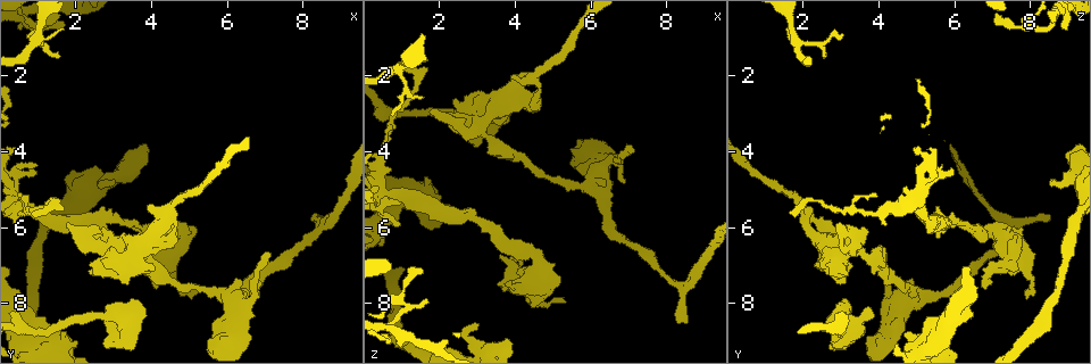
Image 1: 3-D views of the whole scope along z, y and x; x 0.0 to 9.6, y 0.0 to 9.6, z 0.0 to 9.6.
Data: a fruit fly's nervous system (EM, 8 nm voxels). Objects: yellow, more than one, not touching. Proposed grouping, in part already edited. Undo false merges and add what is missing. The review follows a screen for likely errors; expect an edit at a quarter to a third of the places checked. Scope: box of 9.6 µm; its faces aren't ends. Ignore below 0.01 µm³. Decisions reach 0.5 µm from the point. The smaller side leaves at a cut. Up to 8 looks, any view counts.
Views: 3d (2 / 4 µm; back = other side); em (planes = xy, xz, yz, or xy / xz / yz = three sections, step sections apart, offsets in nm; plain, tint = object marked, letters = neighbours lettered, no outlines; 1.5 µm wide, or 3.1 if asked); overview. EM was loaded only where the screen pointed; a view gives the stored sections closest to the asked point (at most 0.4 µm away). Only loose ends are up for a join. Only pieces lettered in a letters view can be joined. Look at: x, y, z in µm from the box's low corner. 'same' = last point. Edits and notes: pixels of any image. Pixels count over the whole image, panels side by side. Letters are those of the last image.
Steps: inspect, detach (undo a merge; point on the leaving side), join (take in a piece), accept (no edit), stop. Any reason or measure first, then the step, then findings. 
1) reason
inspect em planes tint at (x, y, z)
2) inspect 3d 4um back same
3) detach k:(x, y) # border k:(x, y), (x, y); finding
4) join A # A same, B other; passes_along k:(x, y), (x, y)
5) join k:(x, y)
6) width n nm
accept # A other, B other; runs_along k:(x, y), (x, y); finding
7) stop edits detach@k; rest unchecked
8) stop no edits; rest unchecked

free end
inspect 3d 2um at (8.45, 5.75, 8.60)

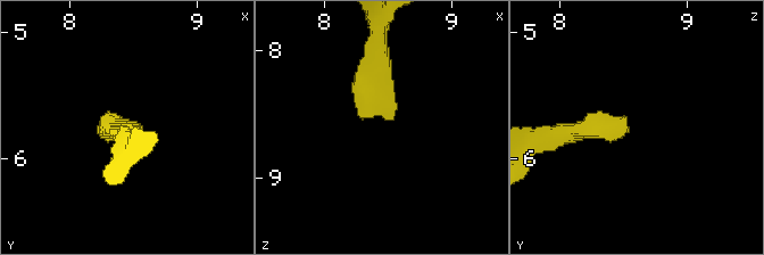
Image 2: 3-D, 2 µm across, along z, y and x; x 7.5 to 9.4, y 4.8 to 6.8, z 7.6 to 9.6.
inspect em yz step 4 tint at (8.50, 5.78, 8.54)

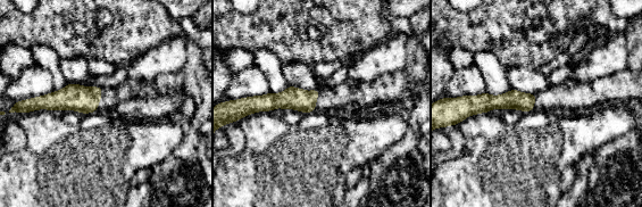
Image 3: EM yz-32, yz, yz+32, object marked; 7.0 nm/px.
inspect em planes letters same

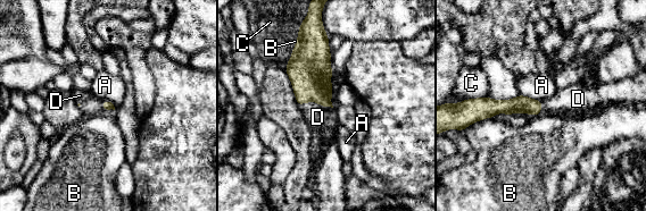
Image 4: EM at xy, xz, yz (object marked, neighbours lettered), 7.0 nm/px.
join D # A other, B other, C other, D same; passes_along 4:(308, 68), (316, 102), (317, 117); the neuron continues

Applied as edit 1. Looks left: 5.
inspect overview

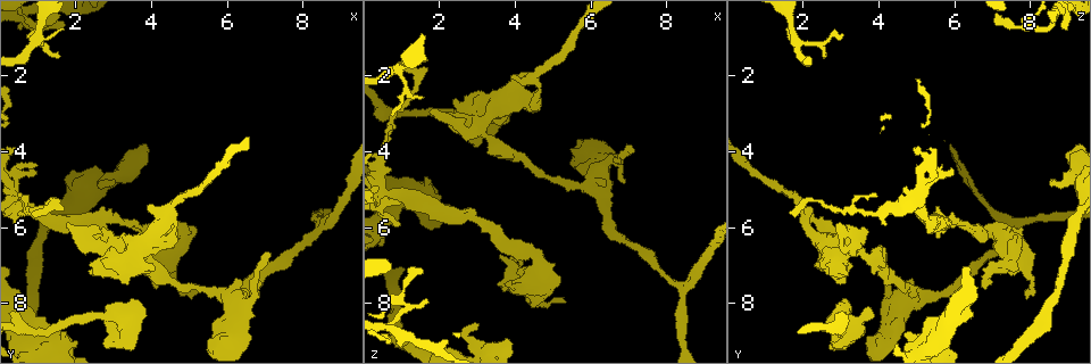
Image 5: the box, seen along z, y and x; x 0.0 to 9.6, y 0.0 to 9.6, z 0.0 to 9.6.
inspect 3d 4um back at (0.90, 0.70, 7.95)

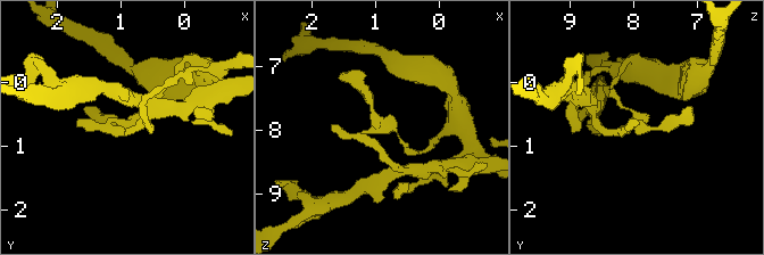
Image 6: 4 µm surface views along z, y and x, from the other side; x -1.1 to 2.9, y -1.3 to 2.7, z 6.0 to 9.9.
inspect em xy step 8 letters at (0.90, 0.65, 8.00)

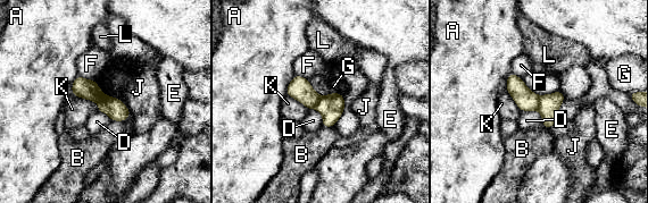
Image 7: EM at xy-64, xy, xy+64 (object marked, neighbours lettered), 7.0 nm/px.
longest_contact J 360 nm
detach 7:(526, 100) # A other, B other, D other, E other, F other, G other, J other, K other, L other; border 7:(540, 96), (537, 109); two neurons meet here

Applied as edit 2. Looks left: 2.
thin end
inspect em planes letters at (2.70, 5.50, 5.55)

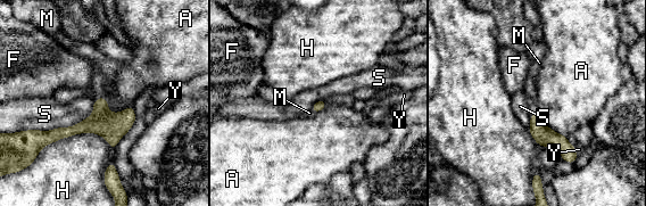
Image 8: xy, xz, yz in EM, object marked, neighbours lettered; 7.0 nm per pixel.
join M # A other, F other, H other, M same, S other, Y other; the neuron continues

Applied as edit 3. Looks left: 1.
stop edits join@4, detach@7, join@8; rest unchecked

